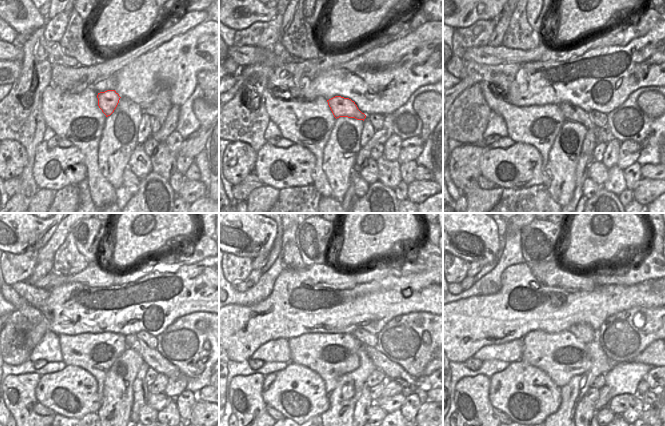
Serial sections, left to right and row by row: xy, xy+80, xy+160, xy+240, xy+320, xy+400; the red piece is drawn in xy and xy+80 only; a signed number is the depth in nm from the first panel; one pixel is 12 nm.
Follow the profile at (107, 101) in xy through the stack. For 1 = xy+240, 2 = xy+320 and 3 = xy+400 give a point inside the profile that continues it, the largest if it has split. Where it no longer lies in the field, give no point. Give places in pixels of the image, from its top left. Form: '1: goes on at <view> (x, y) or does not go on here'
1: goes on at xy+240 (151, 357)
2: goes on at xy+320 (392, 370)
3: goes on at xy+400 (646, 397)

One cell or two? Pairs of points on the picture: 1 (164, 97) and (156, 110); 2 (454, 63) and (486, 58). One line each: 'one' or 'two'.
1: one
2: two

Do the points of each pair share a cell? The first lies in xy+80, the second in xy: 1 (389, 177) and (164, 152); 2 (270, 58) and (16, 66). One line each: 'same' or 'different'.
1: same
2: different

